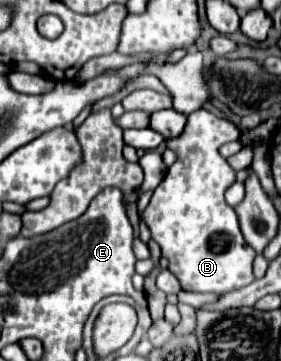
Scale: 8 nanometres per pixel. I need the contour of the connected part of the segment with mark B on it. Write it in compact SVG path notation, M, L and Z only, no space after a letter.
M199 109L187 117L187 125L179 137L167 139L167 147L177 153L177 161L153 191L143 219L151 229L151 237L159 243L163 257L167 257L169 271L185 291L221 295L255 280L252 265L255 251L245 243L237 227L237 213L223 197L229 185L235 183L235 169L231 169L219 151L213 151L213 147L237 141L239 137L241 131L237 125L215 117L207 109Z

